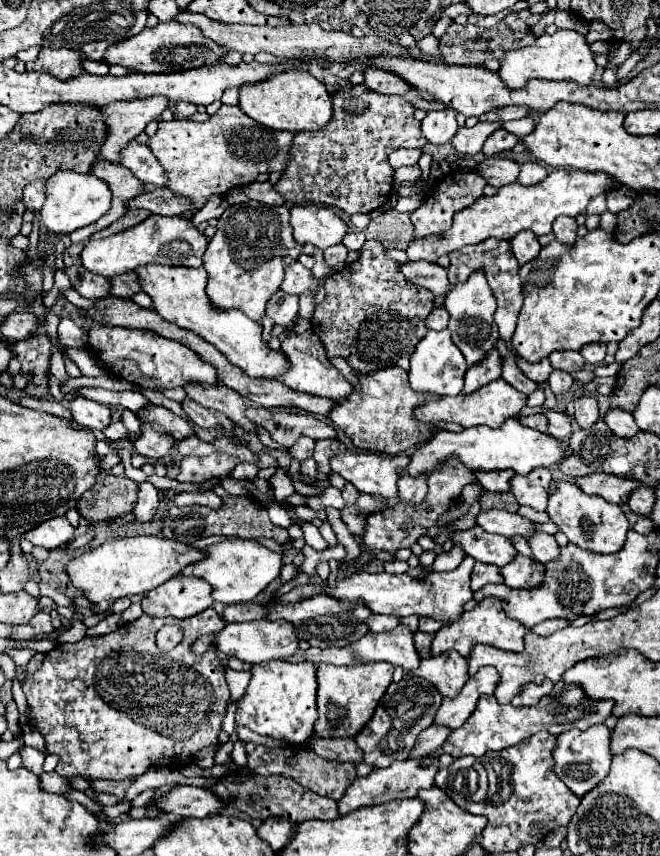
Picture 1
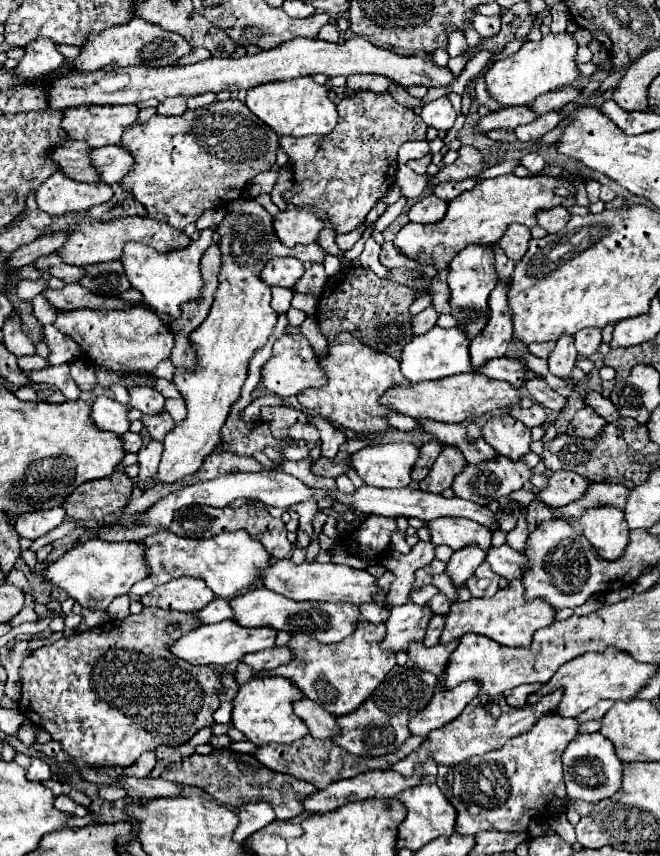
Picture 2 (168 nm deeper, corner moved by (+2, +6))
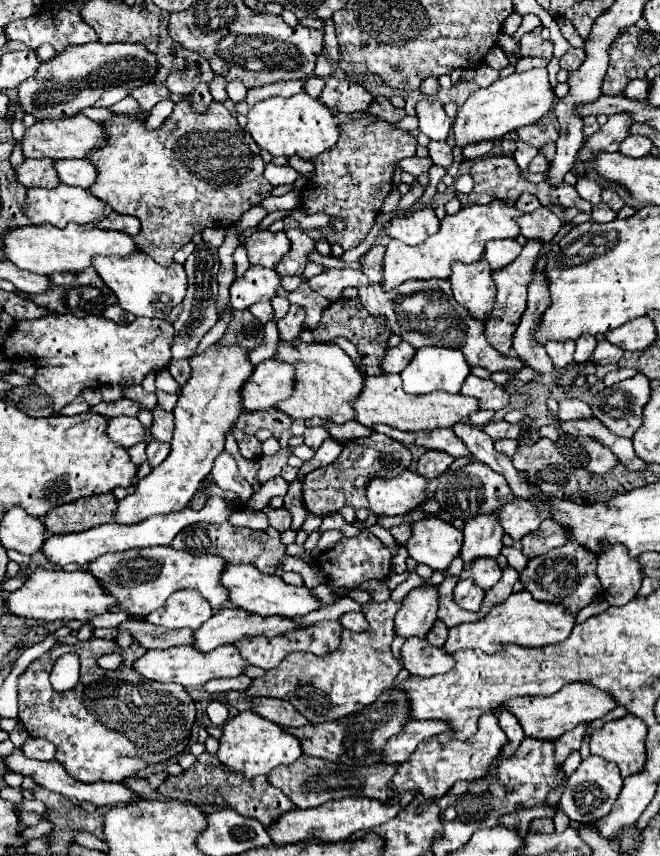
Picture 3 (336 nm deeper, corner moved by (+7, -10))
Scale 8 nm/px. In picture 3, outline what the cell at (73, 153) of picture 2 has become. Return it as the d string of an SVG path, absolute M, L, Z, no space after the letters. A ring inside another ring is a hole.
M37 158L37 160L23 160L17 168L17 180L19 184L23 184L25 188L55 188L59 184L59 176L53 168L51 160L45 158Z

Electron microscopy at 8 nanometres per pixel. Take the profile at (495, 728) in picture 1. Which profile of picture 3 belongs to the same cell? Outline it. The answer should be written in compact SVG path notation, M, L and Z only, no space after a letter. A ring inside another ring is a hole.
M487 712L481 716L479 730L471 736L467 742L459 742L451 736L451 732L439 734L431 740L425 740L423 744L417 746L417 750L409 756L407 762L397 766L395 776L391 778L391 796L401 790L409 792L419 792L425 798L441 798L447 794L447 790L457 782L457 780L479 780L485 776L489 764L497 758L499 750L505 746L507 736L503 734L497 716L493 712Z

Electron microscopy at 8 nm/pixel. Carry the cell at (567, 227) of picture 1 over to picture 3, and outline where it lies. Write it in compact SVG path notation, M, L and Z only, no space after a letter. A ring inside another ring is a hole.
M543 206L531 214L519 216L517 224L527 240L543 240L543 242L551 242L559 232L559 228L563 226L561 218Z

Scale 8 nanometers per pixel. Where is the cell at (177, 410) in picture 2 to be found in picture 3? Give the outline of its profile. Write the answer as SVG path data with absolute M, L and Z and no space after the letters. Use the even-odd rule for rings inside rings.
M155 390L155 394L157 394L157 404L161 408L165 408L167 412L171 412L175 408L175 402L177 402L177 396L175 394L167 394L163 390Z

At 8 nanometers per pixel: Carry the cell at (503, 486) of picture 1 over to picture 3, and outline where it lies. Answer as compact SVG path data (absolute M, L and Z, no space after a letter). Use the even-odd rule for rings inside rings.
M375 424L371 430L387 434L389 438L395 438L403 444L417 444L423 448L433 448L433 450L443 450L449 452L455 458L463 458L463 456L471 456L471 452L467 450L467 446L449 430L449 428L437 428L431 432L399 432L399 428L387 428L387 424Z

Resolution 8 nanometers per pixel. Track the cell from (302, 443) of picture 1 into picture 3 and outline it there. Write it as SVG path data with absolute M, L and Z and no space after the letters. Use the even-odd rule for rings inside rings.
M313 426L313 428L307 428L303 436L305 436L305 444L307 444L309 448L317 450L317 448L323 444L323 440L327 440L331 434L329 434L329 430L323 428L323 426Z

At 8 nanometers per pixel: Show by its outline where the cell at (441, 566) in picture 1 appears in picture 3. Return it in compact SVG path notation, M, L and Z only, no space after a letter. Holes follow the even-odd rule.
M393 600L367 602L363 606L363 614L369 622L369 630L343 630L339 648L325 656L307 652L289 654L277 668L263 674L263 696L291 702L311 724L339 720L375 702L385 688L393 686L395 676L403 668L403 664L391 652L395 634L393 618L399 606L401 604Z

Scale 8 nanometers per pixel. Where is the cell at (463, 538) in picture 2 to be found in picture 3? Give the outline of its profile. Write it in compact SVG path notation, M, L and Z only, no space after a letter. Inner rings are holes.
M423 518L411 524L411 536L403 546L415 562L445 572L459 554L461 544L463 536L455 526L439 518Z

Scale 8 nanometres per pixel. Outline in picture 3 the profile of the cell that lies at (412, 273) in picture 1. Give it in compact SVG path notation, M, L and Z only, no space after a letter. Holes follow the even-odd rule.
M371 246L361 258L361 270L373 282L379 282L381 276L383 276L383 270L381 270L383 252L385 252L385 246Z

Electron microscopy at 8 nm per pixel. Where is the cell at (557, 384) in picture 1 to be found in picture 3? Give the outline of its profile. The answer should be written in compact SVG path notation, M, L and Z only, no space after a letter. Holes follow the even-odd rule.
M549 340L545 344L545 350L547 354L551 356L553 364L555 364L555 370L561 372L569 366L569 362L573 362L573 352L575 352L575 342L573 340L567 340L567 342L555 342L555 340Z

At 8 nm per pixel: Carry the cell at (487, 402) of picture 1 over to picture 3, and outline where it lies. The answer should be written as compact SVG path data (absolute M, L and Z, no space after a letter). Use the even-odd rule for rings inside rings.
M381 374L381 376L365 376L363 392L359 398L351 402L355 408L355 420L367 428L375 424L389 424L399 430L433 430L433 428L453 428L453 424L463 422L467 416L479 410L477 400L463 394L449 392L433 392L423 396L413 396L403 392L399 374Z

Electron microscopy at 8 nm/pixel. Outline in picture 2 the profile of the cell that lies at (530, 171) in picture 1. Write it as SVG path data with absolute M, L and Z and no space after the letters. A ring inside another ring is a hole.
M530 152L530 154L526 154L526 156L520 160L520 164L522 164L526 170L530 170L532 174L538 174L538 172L542 172L542 170L544 170L544 166L546 166L544 158L542 158L540 154L536 154L536 152Z

